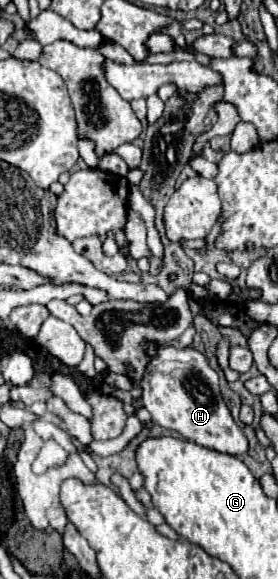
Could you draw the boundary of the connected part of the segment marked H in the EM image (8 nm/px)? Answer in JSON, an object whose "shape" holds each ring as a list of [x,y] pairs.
{"shape":[[[148,344],[148,354],[156,358],[148,364],[140,388],[144,408],[152,414],[152,420],[156,424],[176,430],[184,440],[196,442],[222,454],[236,456],[248,452],[248,440],[236,426],[230,410],[220,396],[218,374],[210,368],[208,360],[198,350],[172,346],[156,350],[156,344]]]}

